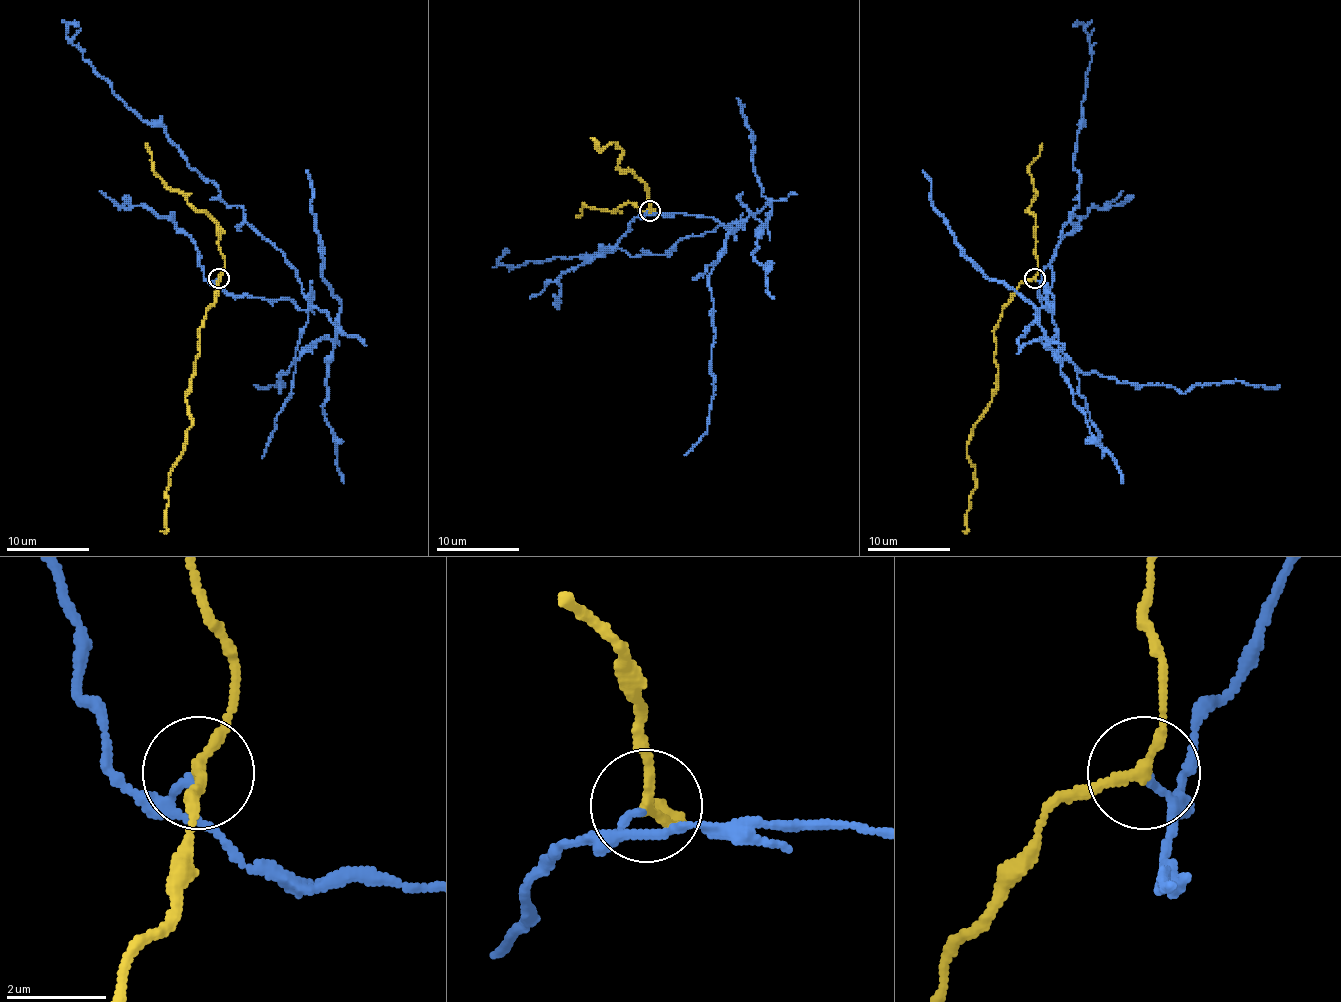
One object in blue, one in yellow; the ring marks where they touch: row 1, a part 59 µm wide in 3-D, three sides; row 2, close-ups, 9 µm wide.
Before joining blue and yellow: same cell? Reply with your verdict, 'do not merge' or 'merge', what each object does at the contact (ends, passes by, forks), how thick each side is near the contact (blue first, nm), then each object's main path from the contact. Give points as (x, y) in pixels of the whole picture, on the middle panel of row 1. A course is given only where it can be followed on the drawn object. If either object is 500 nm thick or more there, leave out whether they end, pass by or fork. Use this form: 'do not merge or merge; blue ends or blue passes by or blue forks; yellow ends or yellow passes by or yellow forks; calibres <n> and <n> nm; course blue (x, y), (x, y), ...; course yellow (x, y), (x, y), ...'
do not merge; blue passes by; yellow passes by; calibres 110 and 190 nm; course blue (649, 211), (738, 225), (682, 238), (659, 255), (619, 248), (513, 267), (496, 263), (507, 248); course yellow (649, 211), (647, 186), (630, 169), (624, 173), (615, 167), (622, 150), (613, 142), (599, 150), (590, 138)

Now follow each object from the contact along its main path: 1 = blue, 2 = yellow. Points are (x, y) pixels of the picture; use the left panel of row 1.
1: (218, 279), (229, 293), (308, 308), (281, 251), (83, 58), (66, 32), (76, 26)
2: (218, 279), (216, 302), (199, 331), (199, 354), (185, 402), (191, 425), (168, 477), (166, 529), (160, 531)

